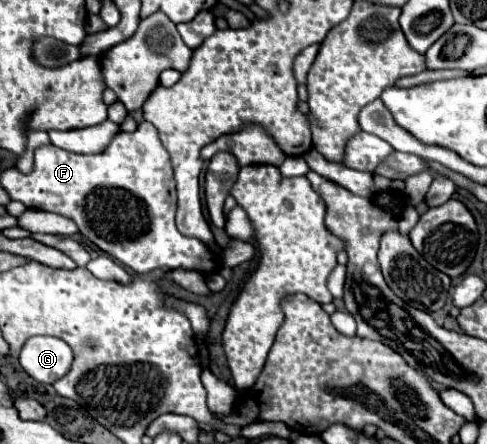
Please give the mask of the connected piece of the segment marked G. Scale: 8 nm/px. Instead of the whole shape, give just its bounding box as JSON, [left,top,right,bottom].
[18,337,74,385]

